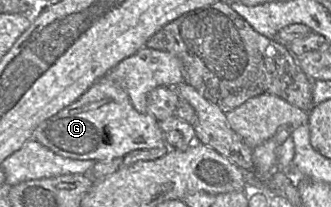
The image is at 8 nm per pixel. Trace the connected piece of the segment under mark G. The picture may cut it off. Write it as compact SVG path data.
M110 72L76 101L40 123L33 131L32 139L62 157L95 163L109 162L134 150L165 144L159 122L149 113L136 111L127 92L110 77Z

